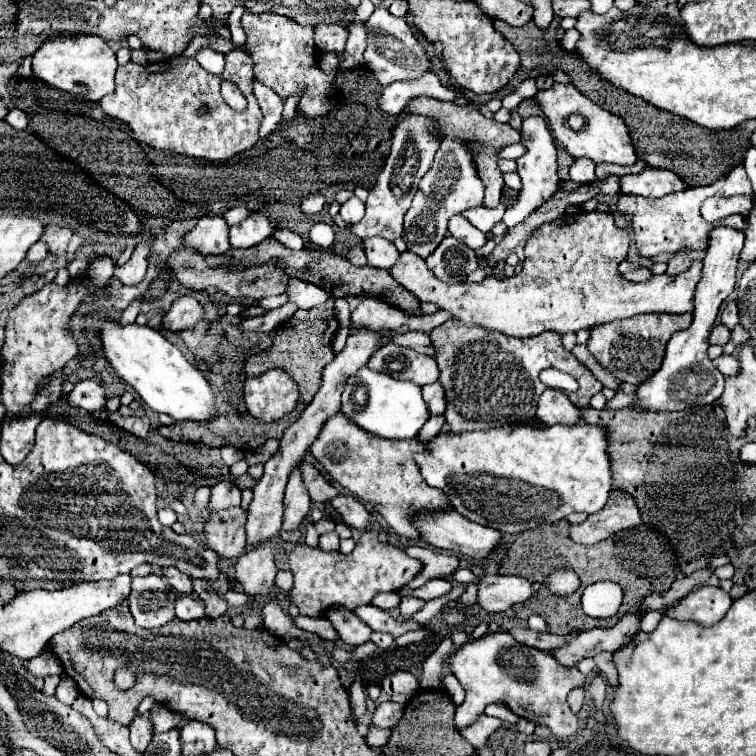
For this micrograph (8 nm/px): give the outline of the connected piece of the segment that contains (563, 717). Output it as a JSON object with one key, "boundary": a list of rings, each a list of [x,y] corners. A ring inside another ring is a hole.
{"boundary":[[[489,633],[481,639],[475,639],[473,643],[467,643],[463,645],[459,651],[455,651],[451,657],[449,657],[449,667],[453,671],[453,675],[461,681],[467,697],[463,701],[463,705],[456,707],[455,713],[455,727],[465,727],[469,723],[473,723],[473,719],[477,719],[477,715],[483,713],[485,705],[489,703],[505,703],[515,715],[519,717],[525,717],[529,721],[533,721],[535,725],[545,725],[549,727],[549,731],[555,735],[555,737],[569,737],[577,731],[577,715],[569,709],[567,705],[567,695],[573,687],[577,685],[585,685],[587,677],[583,677],[577,667],[565,667],[561,665],[553,653],[549,651],[541,651],[541,649],[535,649],[535,647],[527,647],[527,645],[521,645],[517,643],[509,633]]]}

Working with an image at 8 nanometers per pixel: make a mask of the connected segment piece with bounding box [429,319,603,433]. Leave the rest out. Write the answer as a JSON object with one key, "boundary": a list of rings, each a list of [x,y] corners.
{"boundary":[[[449,319],[435,327],[429,337],[435,347],[435,361],[441,371],[439,383],[445,389],[447,401],[445,423],[449,425],[451,433],[491,427],[503,429],[535,419],[537,399],[545,391],[545,385],[539,381],[539,373],[543,369],[553,367],[575,377],[579,389],[571,393],[571,399],[579,407],[589,407],[589,399],[603,389],[593,373],[581,365],[573,353],[563,349],[561,337],[555,331],[545,331],[527,339],[515,339],[485,327],[465,327],[463,323]]]}

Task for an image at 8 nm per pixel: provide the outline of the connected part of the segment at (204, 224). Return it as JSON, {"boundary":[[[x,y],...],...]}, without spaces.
{"boundary":[[[221,215],[201,217],[181,243],[181,249],[193,249],[203,255],[221,255],[229,247],[229,225]]]}

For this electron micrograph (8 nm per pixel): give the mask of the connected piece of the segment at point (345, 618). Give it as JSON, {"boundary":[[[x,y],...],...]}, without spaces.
{"boundary":[[[333,611],[333,615],[329,615],[329,621],[333,623],[341,641],[351,647],[359,647],[371,639],[373,629],[353,611]]]}

